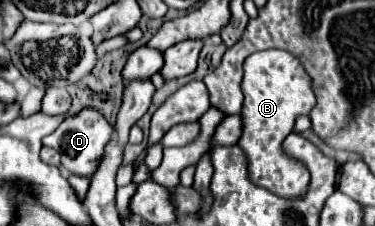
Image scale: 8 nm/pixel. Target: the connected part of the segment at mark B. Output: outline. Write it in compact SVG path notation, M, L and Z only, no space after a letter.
M280 49L253 53L249 59L245 59L243 70L243 133L237 141L237 147L241 147L247 157L249 179L281 197L301 195L307 189L309 173L301 163L295 163L281 151L281 141L293 131L295 119L309 115L315 107L311 79L291 53Z

